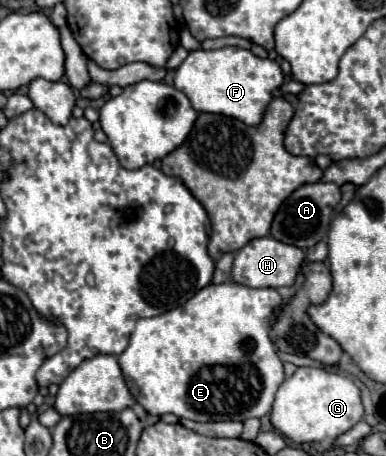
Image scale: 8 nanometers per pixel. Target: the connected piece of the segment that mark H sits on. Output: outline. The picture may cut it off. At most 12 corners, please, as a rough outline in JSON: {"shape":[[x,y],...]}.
{"shape":[[252,239],[236,253],[232,275],[248,287],[290,287],[300,247]]}

